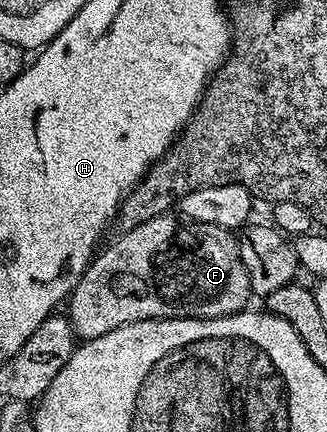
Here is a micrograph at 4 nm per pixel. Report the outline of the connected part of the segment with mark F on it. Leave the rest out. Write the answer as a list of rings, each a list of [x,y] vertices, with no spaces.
[[[168,214],[141,222],[141,226],[119,234],[92,259],[65,308],[80,341],[101,338],[117,326],[142,320],[174,316],[208,320],[231,316],[248,307],[247,299],[253,296],[251,276],[243,265],[239,240],[221,226],[192,224],[173,217]]]

